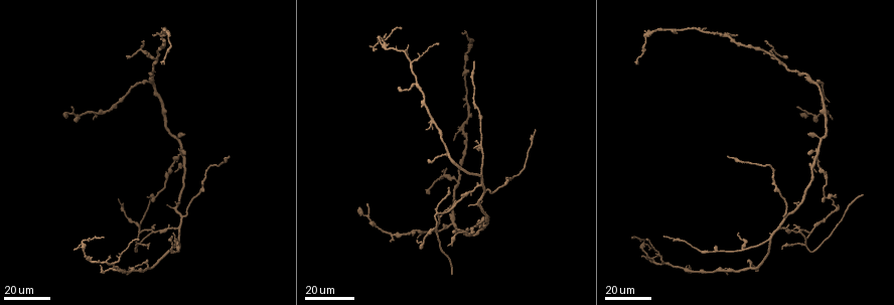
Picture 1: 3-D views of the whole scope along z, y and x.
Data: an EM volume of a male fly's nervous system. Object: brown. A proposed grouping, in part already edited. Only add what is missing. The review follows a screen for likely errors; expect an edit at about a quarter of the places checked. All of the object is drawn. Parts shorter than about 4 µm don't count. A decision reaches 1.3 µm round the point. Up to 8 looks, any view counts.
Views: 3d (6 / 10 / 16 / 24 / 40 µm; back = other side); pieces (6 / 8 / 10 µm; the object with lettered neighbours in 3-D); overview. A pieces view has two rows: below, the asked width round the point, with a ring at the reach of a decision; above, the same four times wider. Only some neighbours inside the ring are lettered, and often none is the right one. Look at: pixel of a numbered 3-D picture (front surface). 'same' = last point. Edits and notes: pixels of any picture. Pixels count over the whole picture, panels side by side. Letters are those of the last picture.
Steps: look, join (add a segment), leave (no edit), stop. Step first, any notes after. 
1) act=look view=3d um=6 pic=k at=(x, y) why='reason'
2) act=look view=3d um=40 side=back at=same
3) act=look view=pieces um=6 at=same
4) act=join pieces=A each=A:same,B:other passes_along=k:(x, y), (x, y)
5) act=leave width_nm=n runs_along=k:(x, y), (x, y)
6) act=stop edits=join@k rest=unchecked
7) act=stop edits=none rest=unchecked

act=look view=3d um=24 pic=1 at=(170, 235) why='thin end'

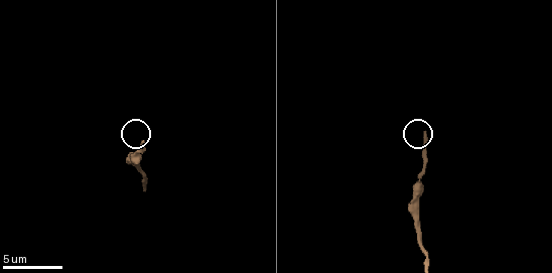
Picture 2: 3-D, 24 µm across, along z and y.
act=look view=3d um=10 pic=2 at=(143, 140) why='closer look'

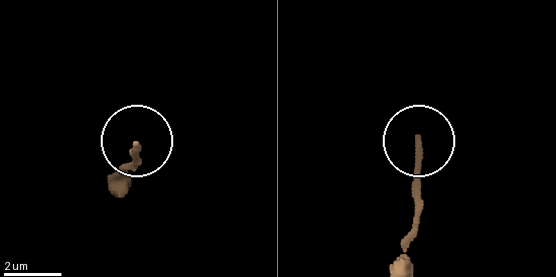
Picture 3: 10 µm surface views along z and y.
act=look view=pieces um=10 pic=3 at=(418, 143)

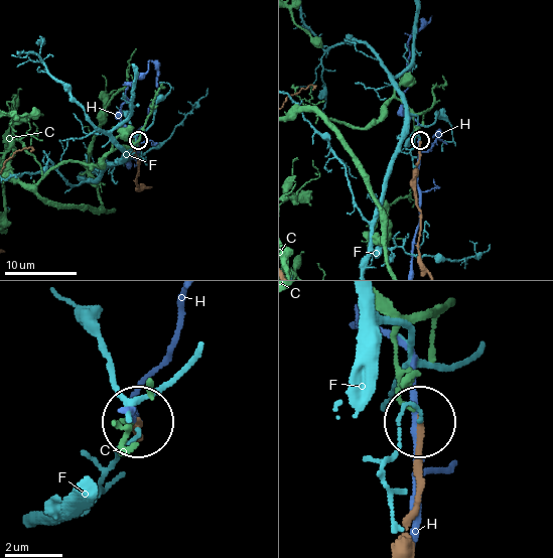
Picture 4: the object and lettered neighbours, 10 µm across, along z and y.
act=leave each=C:other,F:other,H:other runs_along=4:(401, 545), (415, 495), (420, 425) found='no lettered segment goes on from it'

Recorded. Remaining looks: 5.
act=look view=3d um=24 pic=1 at=(728, 157) why='long arm stops here'

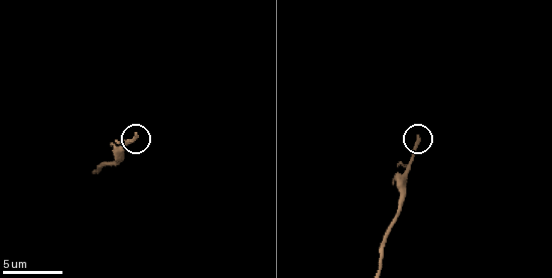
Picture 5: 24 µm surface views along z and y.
act=look view=pieces um=6 pic=5 at=(137, 135)

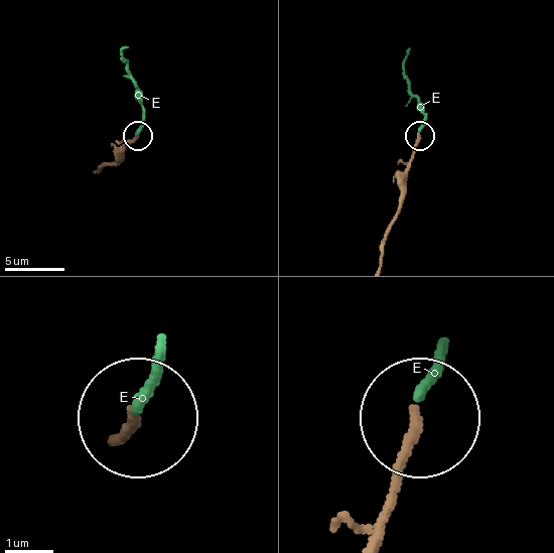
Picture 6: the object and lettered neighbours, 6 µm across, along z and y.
act=leave width_nm=180 each=E:other runs_along=6:(95, 172), (105, 163), (115, 162), (137, 138) found='none of them fits'

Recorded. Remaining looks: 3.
act=look view=3d um=24 pic=1 at=(450, 273) why='an open end'

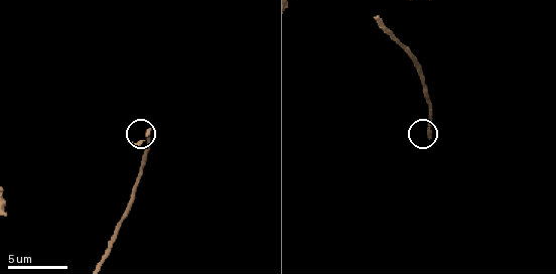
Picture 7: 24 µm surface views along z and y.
act=look view=pieces um=8 pic=7 at=(431, 138)

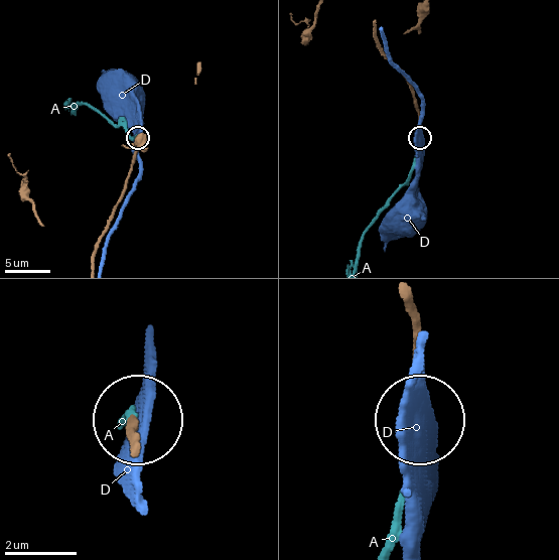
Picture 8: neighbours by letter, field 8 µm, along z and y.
act=join pieces=A each=A:same,D:other found='the cell continues'

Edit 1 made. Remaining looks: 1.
act=stop edits=join@8 rest=unchecked

